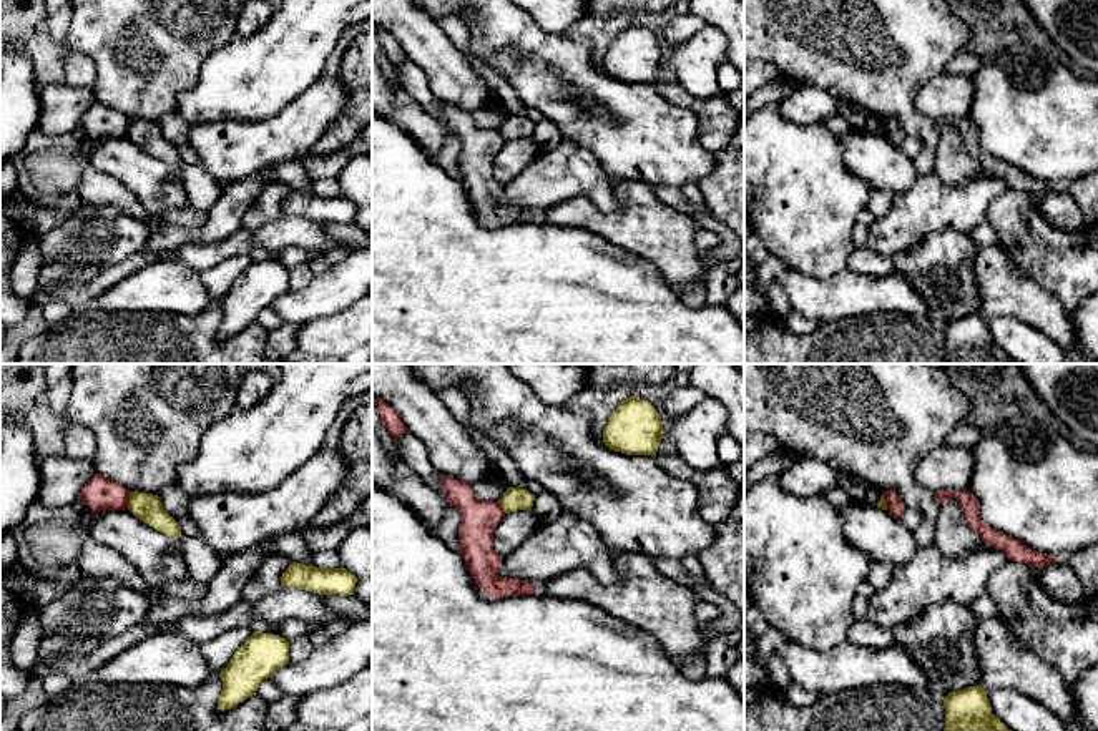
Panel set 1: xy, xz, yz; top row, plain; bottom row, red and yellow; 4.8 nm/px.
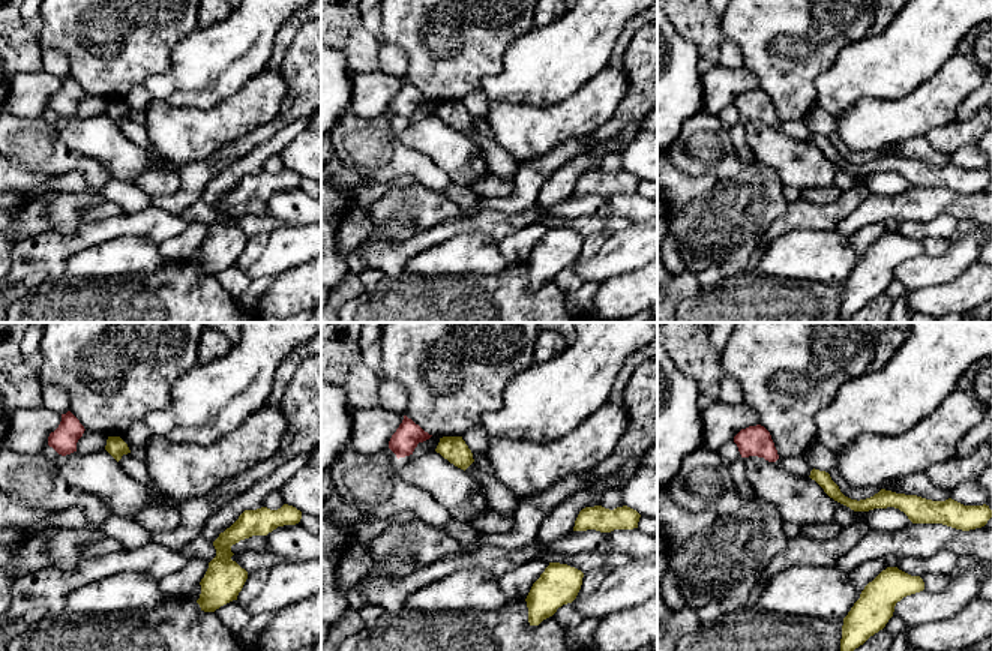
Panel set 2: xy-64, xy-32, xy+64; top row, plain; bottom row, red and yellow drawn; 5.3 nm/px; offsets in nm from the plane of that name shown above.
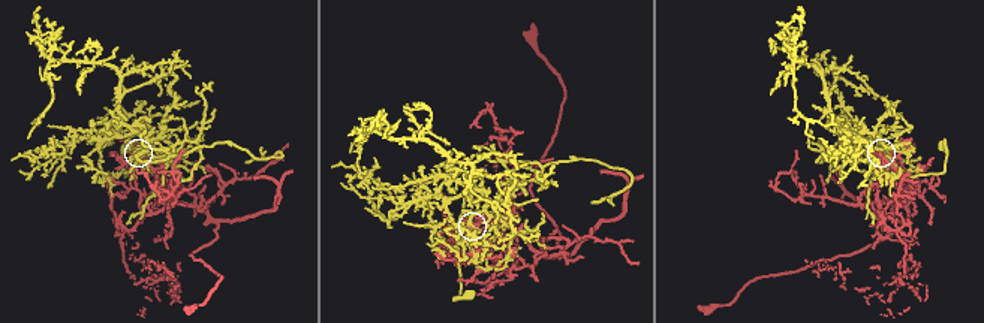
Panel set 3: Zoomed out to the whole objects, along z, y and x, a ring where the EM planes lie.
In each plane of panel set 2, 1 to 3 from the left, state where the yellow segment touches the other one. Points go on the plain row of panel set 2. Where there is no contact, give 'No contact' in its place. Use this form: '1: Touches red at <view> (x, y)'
1: No contact
2: No contact
3: No contact

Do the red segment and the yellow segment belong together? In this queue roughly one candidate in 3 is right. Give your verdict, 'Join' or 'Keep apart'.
Keep apart

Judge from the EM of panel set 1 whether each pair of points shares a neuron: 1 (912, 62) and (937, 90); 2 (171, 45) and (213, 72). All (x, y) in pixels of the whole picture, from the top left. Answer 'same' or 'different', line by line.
1: different
2: different

